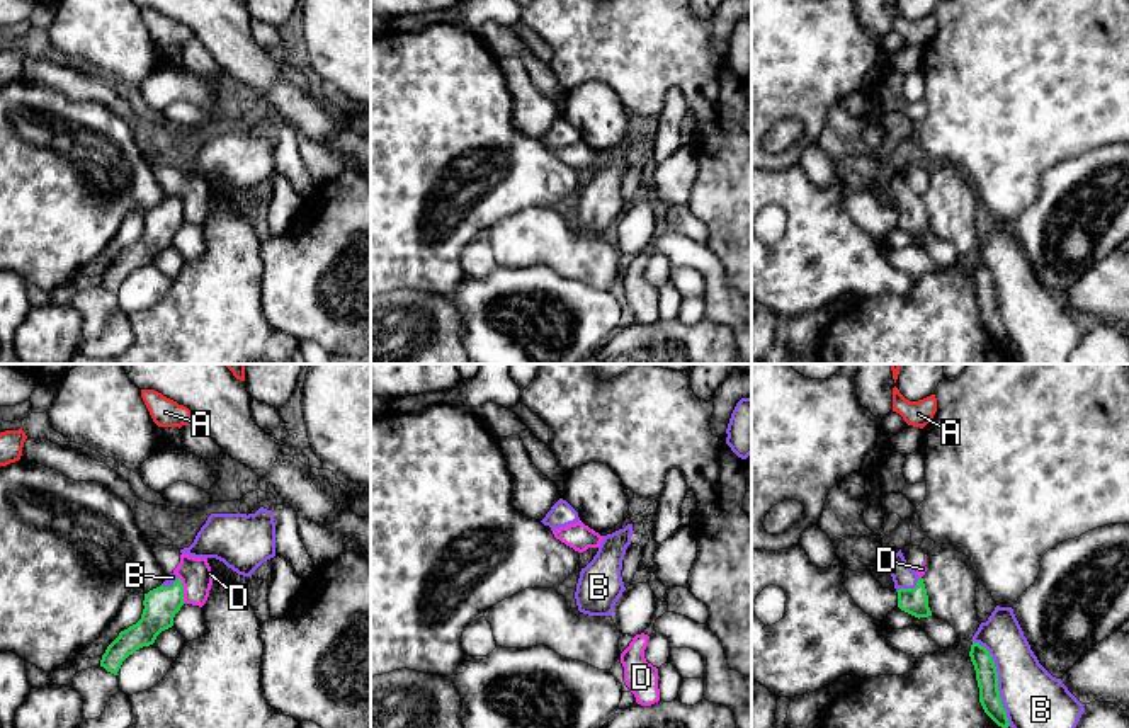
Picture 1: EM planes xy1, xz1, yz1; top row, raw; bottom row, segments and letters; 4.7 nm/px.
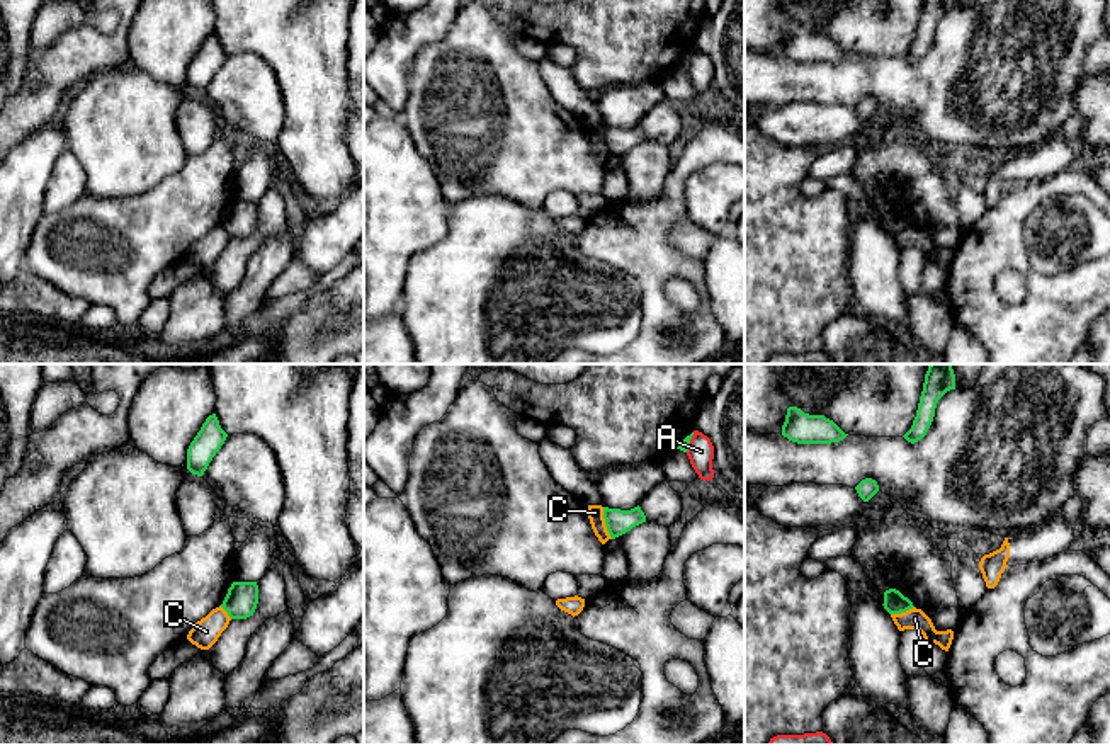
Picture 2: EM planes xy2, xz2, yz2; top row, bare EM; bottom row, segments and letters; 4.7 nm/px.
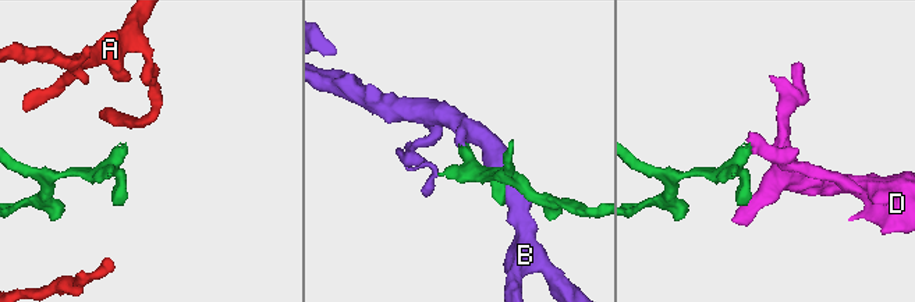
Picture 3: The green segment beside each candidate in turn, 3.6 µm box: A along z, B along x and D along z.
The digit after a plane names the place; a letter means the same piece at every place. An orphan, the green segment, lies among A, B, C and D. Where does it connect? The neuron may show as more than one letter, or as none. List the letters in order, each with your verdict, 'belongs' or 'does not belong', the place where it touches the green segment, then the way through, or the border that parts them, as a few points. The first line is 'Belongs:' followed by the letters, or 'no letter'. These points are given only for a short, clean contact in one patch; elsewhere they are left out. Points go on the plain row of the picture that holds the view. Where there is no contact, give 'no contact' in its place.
Belongs: B
A: does not belong | xz2 (689, 62) | along xz2 (694, 51), (685, 70)
B: belongs | yz1 (997, 300)
C: does not belong | xz2 (605, 142) | along xz2 (602, 126), (605, 148), (612, 157)
D: does not belong | xy1 (182, 210)

